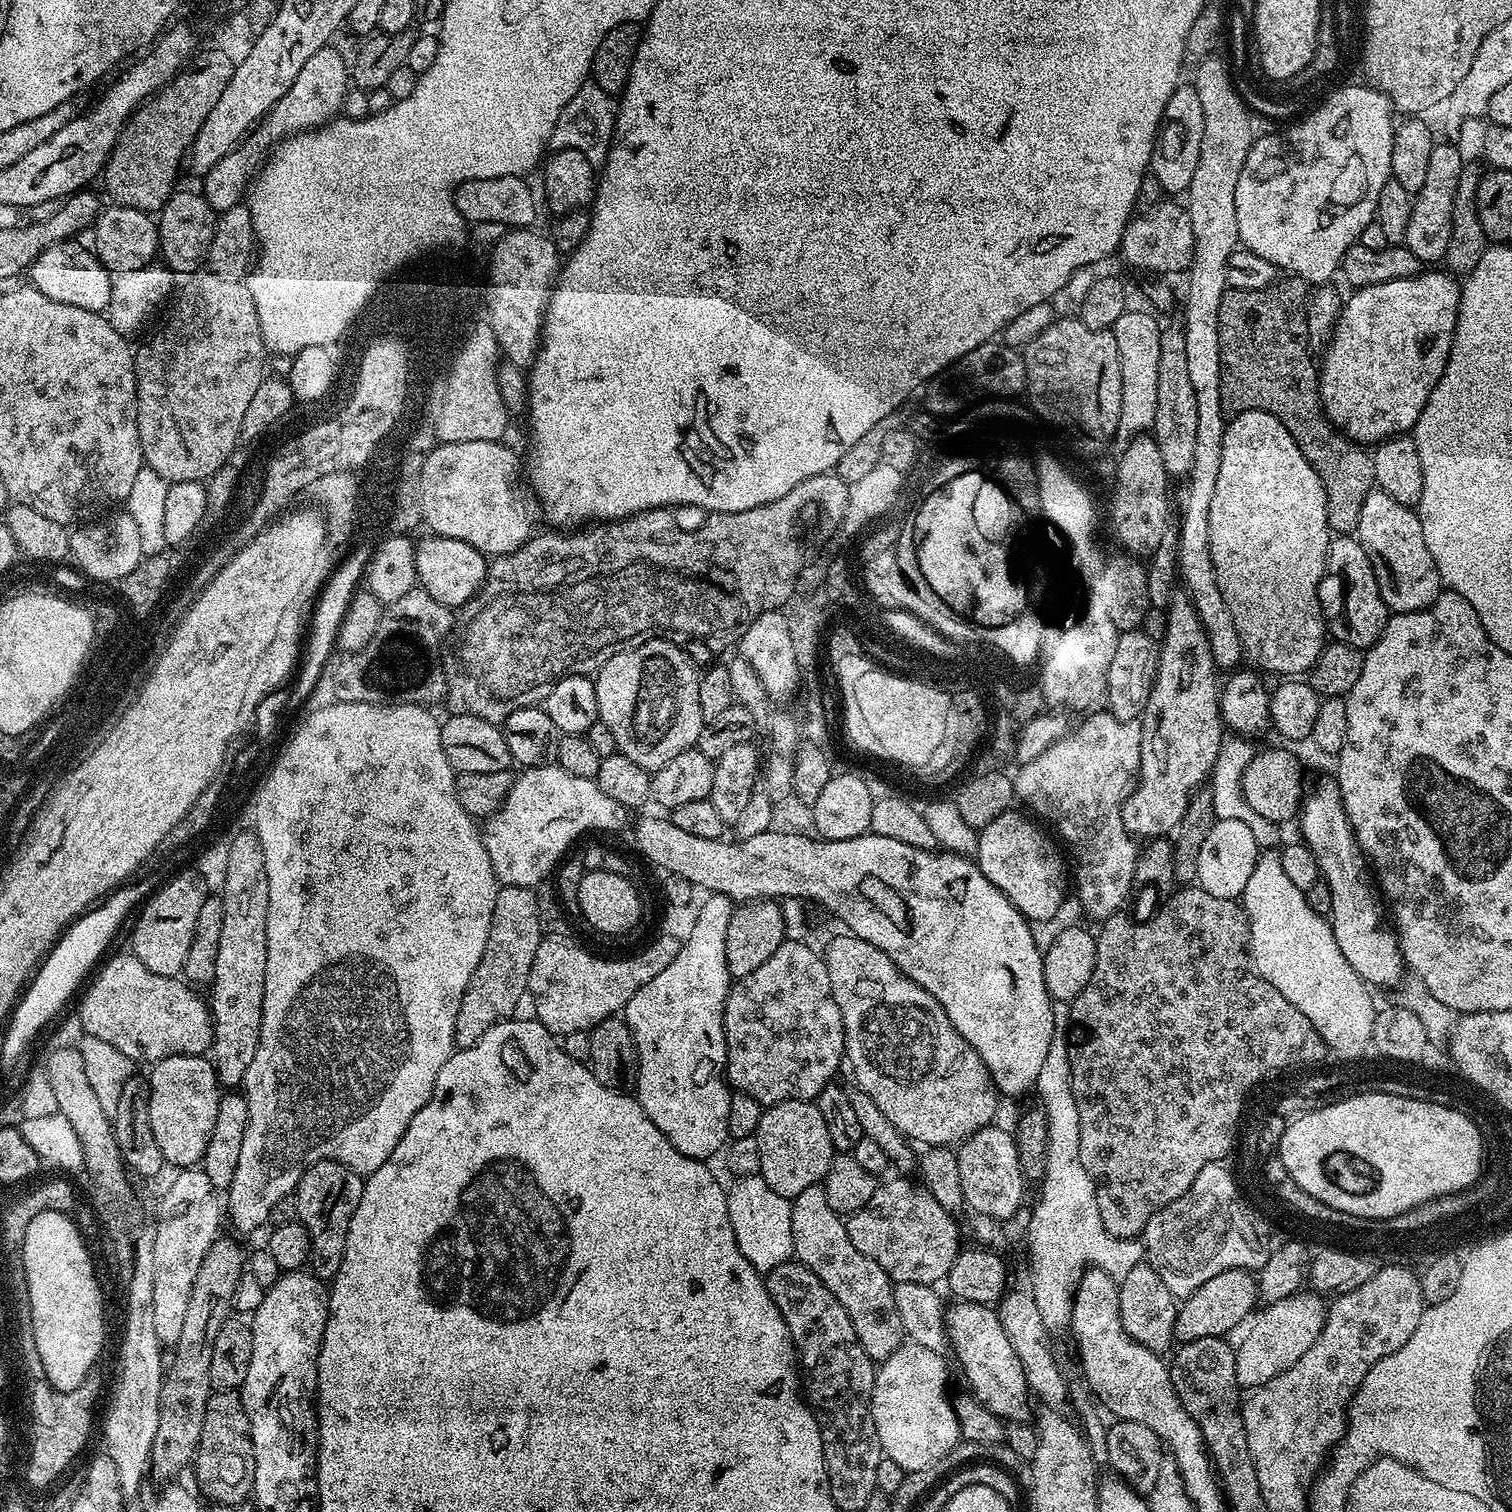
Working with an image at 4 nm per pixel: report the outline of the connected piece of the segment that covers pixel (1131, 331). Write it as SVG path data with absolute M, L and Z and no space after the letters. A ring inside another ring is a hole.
M1125 310L1122 318L1118 318L1118 322L1114 322L1110 329L1114 334L1114 342L1118 342L1118 358L1122 370L1122 413L1115 435L1115 439L1122 444L1151 429L1158 410L1158 358L1162 324L1155 320L1157 317L1151 311L1132 311Z

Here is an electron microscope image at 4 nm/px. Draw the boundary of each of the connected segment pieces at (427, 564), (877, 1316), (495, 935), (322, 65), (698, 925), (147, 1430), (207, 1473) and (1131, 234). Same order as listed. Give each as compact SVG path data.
M435 534L425 537L424 541L416 544L416 578L419 587L424 588L434 602L442 602L442 606L459 610L483 588L489 561L483 552L466 542L458 542L458 538Z
M823 1183L806 1186L802 1194L791 1197L790 1201L795 1259L814 1270L814 1274L822 1278L822 1286L842 1302L846 1314L850 1314L850 1322L854 1322L854 1334L858 1334L862 1350L866 1350L873 1362L890 1358L906 1336L902 1318L898 1318L898 1310L894 1306L894 1282L878 1262L866 1258L866 1254L850 1242L847 1223L830 1206Z
M503 885L496 893L494 918L490 922L490 938L482 950L482 962L462 994L458 1018L454 1022L454 1044L457 1049L469 1048L498 1022L515 1017L520 999L528 992L528 979L534 966L534 954L542 939L540 911L535 891L522 886Z
M335 46L318 50L302 66L298 78L282 94L282 98L270 109L258 127L247 137L248 152L244 146L237 146L230 154L218 158L208 172L203 173L204 188L202 195L216 213L230 210L230 206L241 203L250 187L250 181L259 173L270 149L287 136L321 127L341 115L344 95L350 89L350 64Z
M714 892L703 897L704 905L696 912L696 921L692 924L692 929L688 932L688 940L681 943L678 954L674 958L674 962L670 962L670 966L666 966L666 970L662 970L662 974L657 974L655 978L650 978L650 982L646 982L646 986L642 986L622 1009L622 1019L628 1024L628 1028L632 1031L633 1041L637 1048L637 1062L639 1068L636 1072L634 1081L634 1099L642 1106L644 1113L650 1118L650 1122L654 1122L654 1126L658 1126L658 1130L662 1130L662 1134L670 1142L670 1146L674 1146L674 1150L678 1150L682 1154L686 1154L695 1160L707 1161L708 1156L712 1156L716 1151L725 1147L728 1135L728 1119L730 1118L730 1098L732 1092L730 1085L726 1079L726 1038L724 1037L724 1003L728 997L728 989L733 983L734 977L728 972L728 963L726 962L726 930L730 926L730 918L734 902L729 896L724 896L720 892Z
M136 1328L136 1332L122 1332L120 1344L120 1377L104 1416L104 1444L106 1455L118 1470L118 1482L122 1482L125 1501L139 1497L152 1459L154 1434L158 1431L160 1391L166 1371L165 1361L160 1361L162 1345L152 1328Z
M216 1390L206 1402L206 1418L202 1418L200 1445L196 1447L196 1484L199 1495L212 1504L235 1506L252 1496L254 1486L254 1446L250 1422L246 1418L239 1391Z
M1164 198L1151 205L1144 213L1133 215L1124 228L1118 249L1119 259L1124 259L1140 272L1187 273L1192 267L1194 254L1194 230L1190 230L1190 218L1185 205L1172 198Z

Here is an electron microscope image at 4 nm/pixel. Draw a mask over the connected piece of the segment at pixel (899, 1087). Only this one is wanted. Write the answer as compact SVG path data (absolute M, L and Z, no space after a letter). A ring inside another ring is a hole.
M851 934L843 935L836 936L829 942L828 952L825 951L823 957L826 962L826 970L830 974L830 986L834 994L834 1002L838 1002L838 1010L842 1010L844 1050L847 1063L849 1065L852 1063L852 1072L856 1075L855 1087L861 1088L874 1100L875 1105L878 1106L879 1110L882 1110L882 1113L901 1134L917 1145L920 1143L920 1146L956 1146L967 1140L969 1136L974 1135L980 1128L991 1125L994 1120L992 1115L996 1112L996 1100L998 1101L998 1093L995 1084L992 1082L992 1074L974 1050L974 1046L970 1046L970 1042L966 1042L966 1038L962 1038L962 1034L958 1034L958 1030L954 1030L950 1018L946 1018L946 1010L942 1010L942 1006L929 992L922 990L922 986L918 986L905 972L900 972L896 963L882 950L878 950L878 946L870 946L870 942Z

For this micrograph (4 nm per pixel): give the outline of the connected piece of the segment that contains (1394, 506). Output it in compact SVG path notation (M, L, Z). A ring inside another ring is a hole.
M1379 490L1366 494L1354 535L1362 550L1366 550L1366 558L1370 558L1384 605L1393 613L1417 612L1438 599L1442 591L1438 566L1434 566L1434 558L1426 550L1420 517L1409 505L1394 502L1390 494Z

